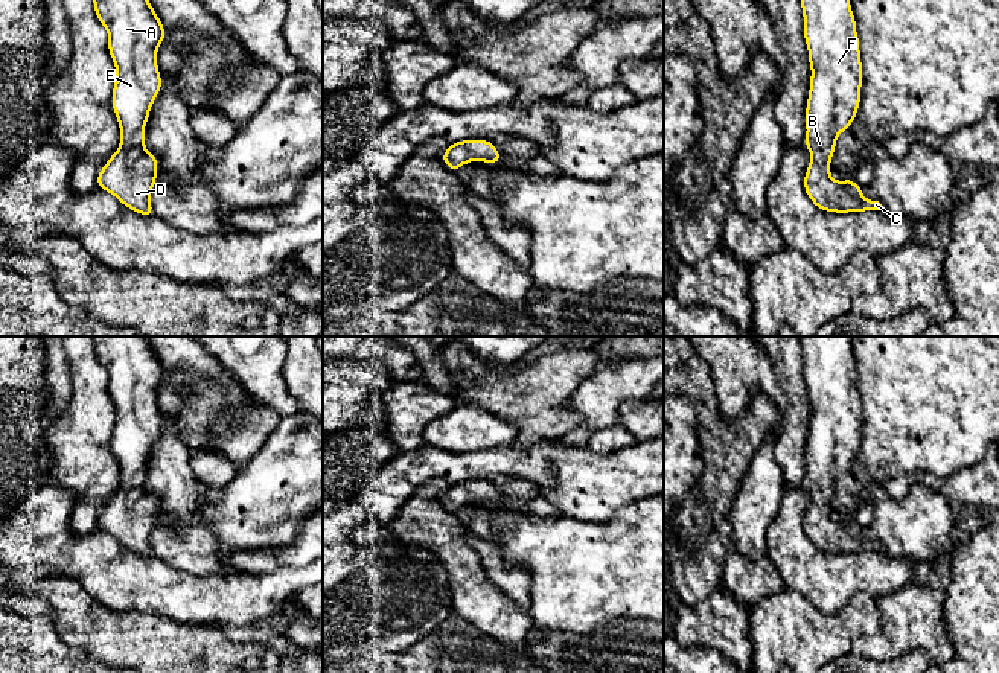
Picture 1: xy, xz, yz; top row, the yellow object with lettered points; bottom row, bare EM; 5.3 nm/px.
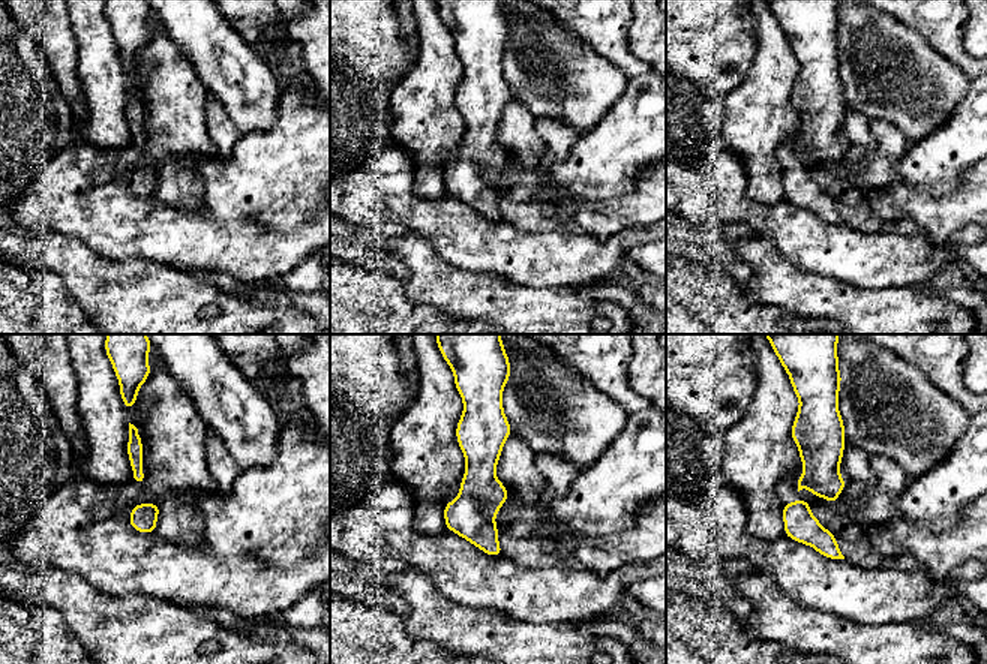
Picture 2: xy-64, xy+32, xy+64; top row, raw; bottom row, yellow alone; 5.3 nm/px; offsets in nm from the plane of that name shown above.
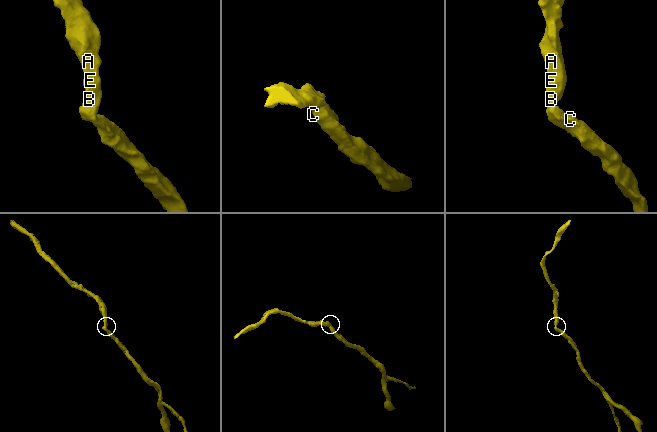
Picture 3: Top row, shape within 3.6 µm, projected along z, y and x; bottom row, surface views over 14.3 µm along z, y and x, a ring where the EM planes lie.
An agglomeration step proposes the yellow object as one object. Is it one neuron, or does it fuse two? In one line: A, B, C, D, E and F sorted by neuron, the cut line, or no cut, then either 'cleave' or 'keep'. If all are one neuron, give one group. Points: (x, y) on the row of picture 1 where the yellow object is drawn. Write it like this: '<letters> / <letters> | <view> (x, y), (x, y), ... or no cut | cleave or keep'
A B C D E F | no cut | keep

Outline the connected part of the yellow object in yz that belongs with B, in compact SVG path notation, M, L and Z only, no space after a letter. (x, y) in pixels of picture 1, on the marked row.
M850 0L800 2L812 69L806 107L804 145L810 151L806 195L825 212L883 212L879 201L863 198L862 187L851 178L835 181L830 175L836 137L851 126L860 104L862 61Z

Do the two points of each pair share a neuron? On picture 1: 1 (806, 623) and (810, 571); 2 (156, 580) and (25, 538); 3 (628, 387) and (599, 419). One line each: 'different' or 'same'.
1: different
2: same
3: same

